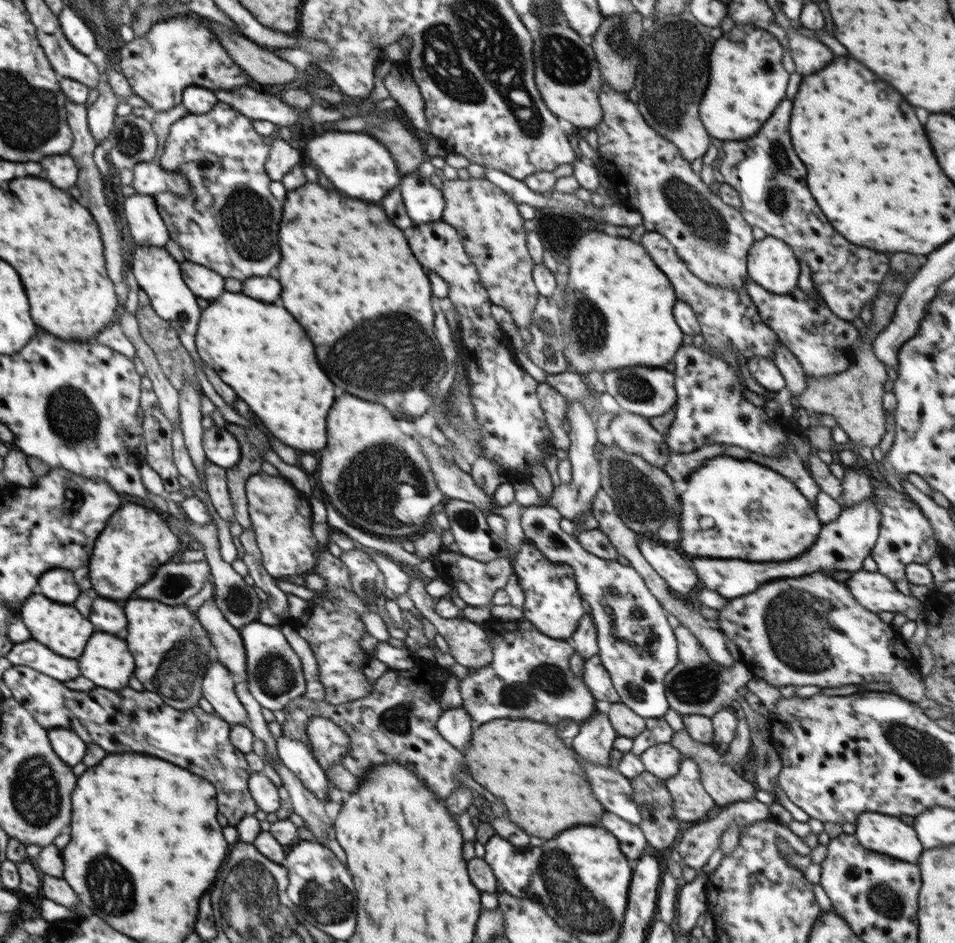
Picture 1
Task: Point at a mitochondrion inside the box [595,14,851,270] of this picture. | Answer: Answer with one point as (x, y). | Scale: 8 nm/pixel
(676, 44)

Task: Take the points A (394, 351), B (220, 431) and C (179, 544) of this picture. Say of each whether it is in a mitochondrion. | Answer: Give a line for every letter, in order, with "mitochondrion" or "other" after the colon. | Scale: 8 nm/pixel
A: mitochondrion
B: other
C: other

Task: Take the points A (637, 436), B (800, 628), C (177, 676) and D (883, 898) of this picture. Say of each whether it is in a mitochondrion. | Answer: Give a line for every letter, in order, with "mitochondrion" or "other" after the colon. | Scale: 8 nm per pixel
A: mitochondrion
B: mitochondrion
C: mitochondrion
D: mitochondrion

